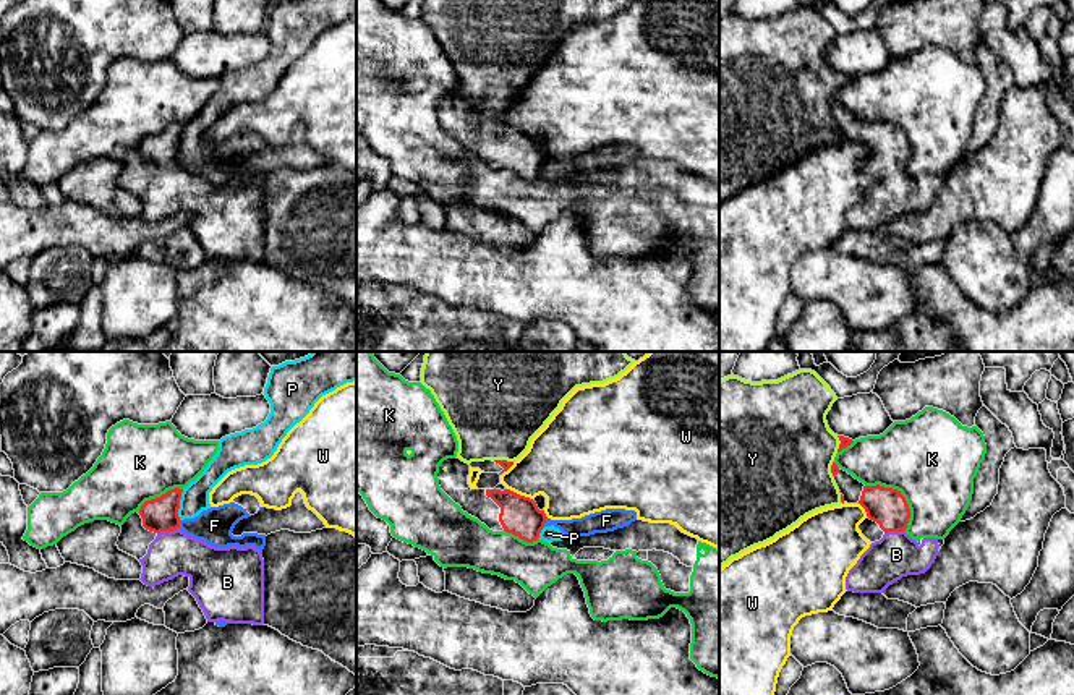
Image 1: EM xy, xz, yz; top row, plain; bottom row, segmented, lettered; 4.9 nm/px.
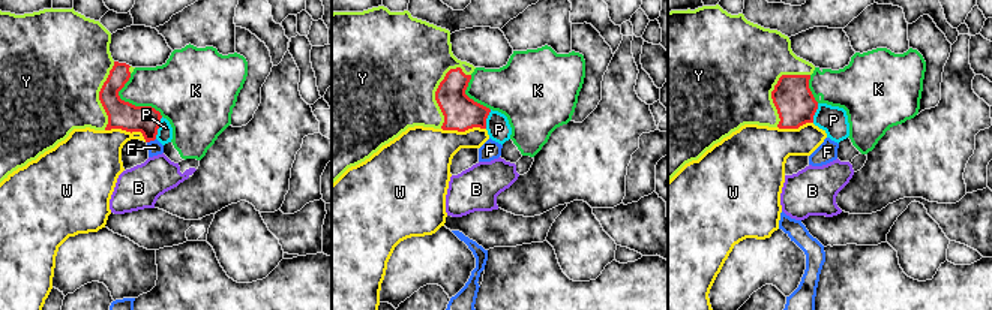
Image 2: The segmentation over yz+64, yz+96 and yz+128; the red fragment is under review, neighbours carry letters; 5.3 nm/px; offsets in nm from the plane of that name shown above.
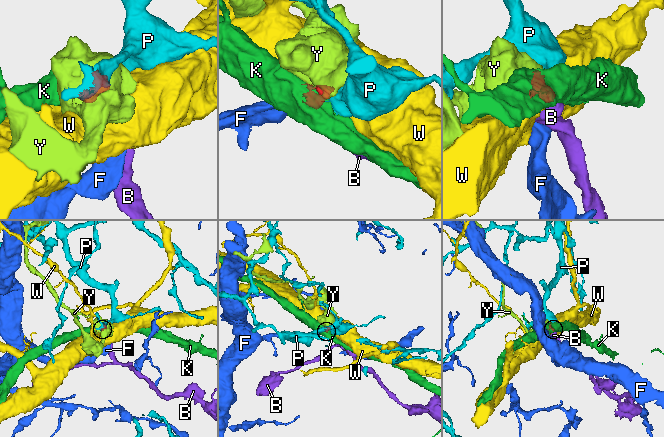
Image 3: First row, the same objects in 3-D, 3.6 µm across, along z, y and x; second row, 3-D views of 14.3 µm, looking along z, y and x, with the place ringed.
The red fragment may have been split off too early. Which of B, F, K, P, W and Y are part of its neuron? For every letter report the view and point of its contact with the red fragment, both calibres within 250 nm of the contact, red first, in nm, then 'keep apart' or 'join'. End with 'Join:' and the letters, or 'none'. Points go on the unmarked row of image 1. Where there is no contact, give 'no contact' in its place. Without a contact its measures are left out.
B: xy (167, 167) | 170/220 nm | join
F: xz (545, 159) | 190/100 nm | keep apart
K: yz (901, 132) | 190/460 nm | keep apart
P: xy (178, 141) | 170/140 nm | keep apart
W: xz (519, 132) | 190/340 nm | keep apart
Y: xz (502, 98) | 50/460 nm | join
Join: B, Y

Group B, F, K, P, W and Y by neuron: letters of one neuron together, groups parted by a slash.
B Y / F P / K / W

